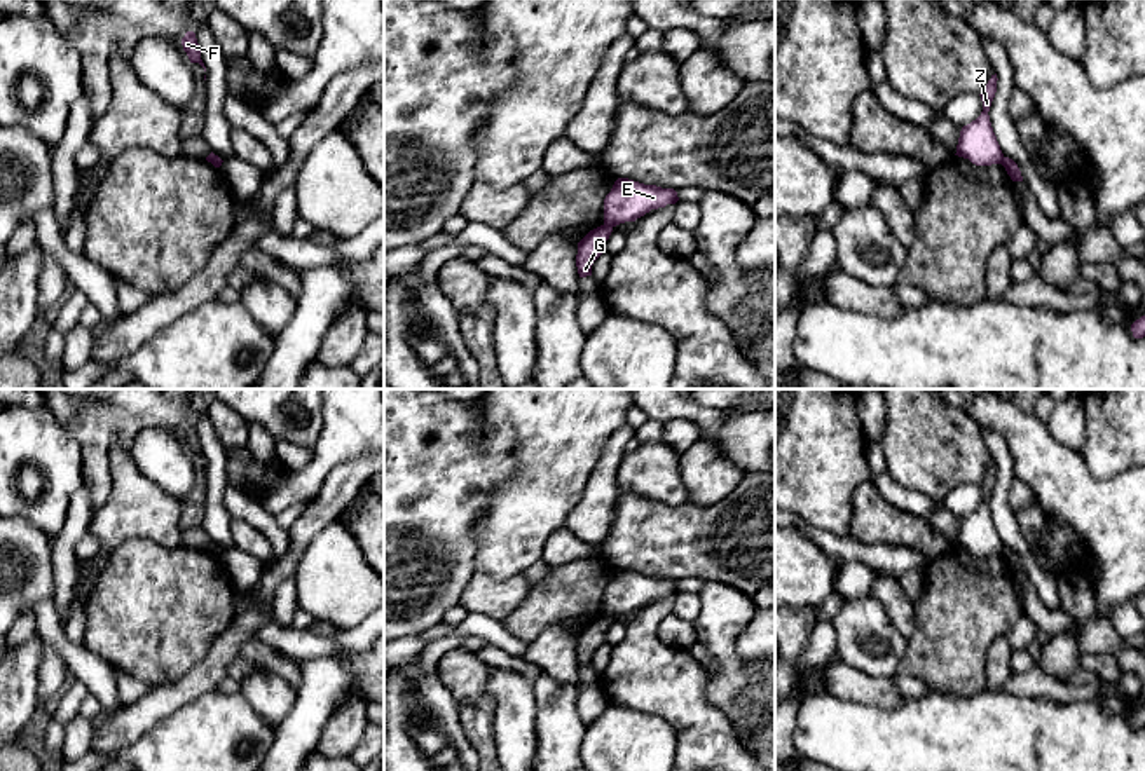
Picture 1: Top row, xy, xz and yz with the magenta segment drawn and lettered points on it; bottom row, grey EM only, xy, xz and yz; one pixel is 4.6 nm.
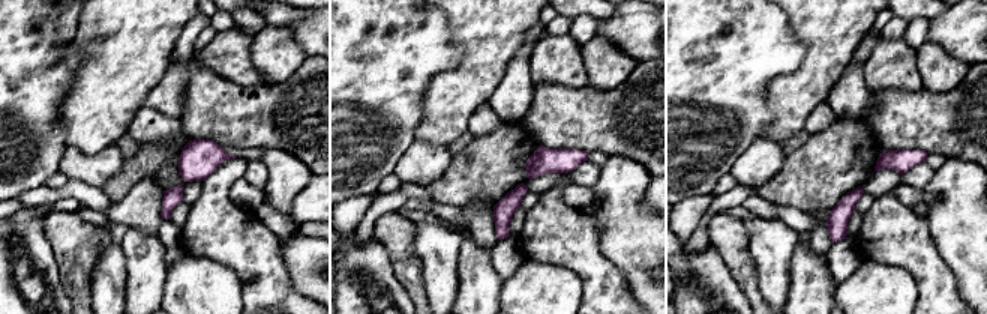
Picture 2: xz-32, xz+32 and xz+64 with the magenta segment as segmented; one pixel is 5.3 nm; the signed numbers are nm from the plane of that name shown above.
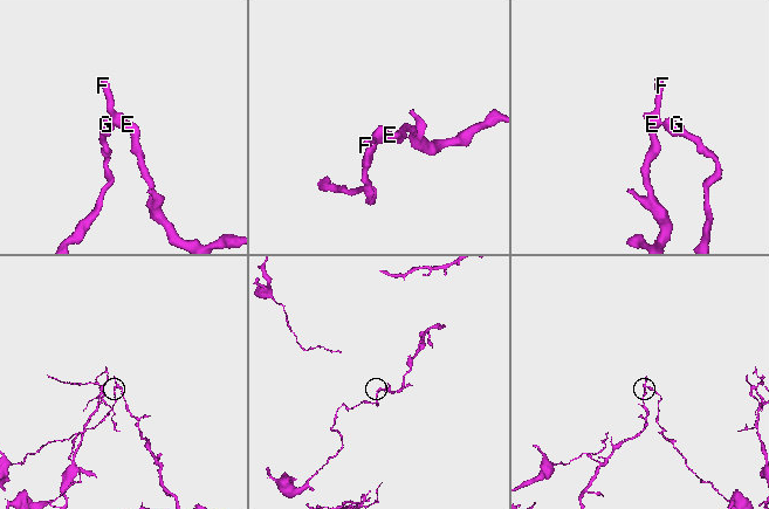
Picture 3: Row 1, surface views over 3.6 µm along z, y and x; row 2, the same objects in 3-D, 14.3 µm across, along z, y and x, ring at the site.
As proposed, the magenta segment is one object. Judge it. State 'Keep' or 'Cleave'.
Cleave

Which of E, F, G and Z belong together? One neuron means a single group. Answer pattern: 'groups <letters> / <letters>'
groups E F Z / G

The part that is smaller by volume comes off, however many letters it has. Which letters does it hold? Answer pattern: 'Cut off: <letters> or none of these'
Cut off: E, F, Z

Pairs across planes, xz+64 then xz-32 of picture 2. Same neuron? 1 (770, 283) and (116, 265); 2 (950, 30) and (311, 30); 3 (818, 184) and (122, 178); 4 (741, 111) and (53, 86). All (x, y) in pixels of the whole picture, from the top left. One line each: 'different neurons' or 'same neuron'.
1: same neuron
2: same neuron
3: same neuron
4: same neuron

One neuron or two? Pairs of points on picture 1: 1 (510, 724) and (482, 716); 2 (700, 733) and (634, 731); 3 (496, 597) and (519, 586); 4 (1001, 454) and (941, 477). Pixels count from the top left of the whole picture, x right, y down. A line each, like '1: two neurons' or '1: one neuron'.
1: two neurons
2: two neurons
3: one neuron
4: two neurons

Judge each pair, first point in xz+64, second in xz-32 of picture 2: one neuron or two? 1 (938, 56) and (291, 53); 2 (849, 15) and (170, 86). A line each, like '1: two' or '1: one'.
1: one
2: two

